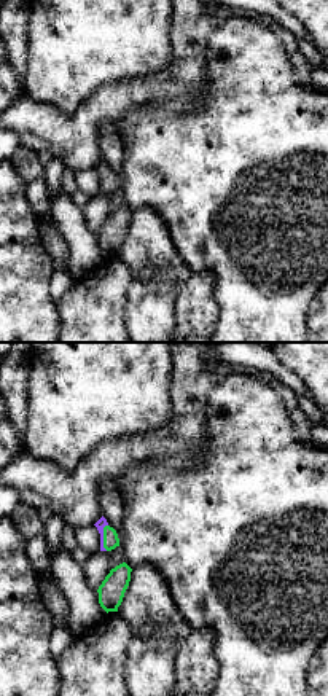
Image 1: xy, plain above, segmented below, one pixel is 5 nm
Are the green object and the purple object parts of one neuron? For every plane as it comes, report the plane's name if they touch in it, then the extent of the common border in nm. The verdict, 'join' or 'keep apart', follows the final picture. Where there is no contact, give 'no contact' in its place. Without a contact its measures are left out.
xy | 140 nm

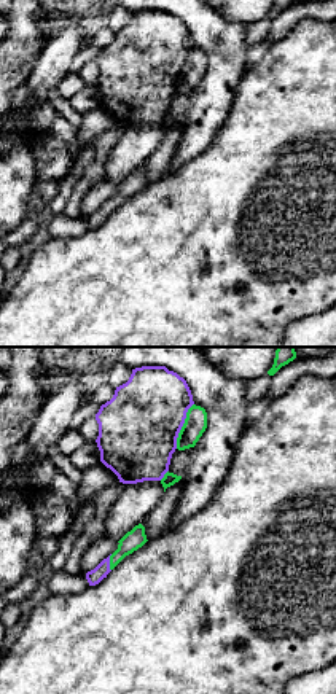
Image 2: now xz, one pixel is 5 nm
xz | 240 nm

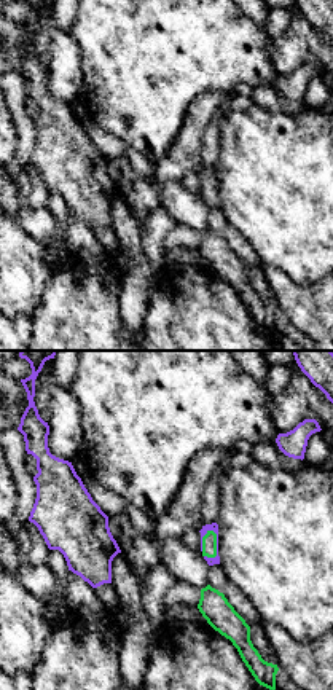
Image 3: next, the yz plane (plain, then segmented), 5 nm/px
yz | 160 nm

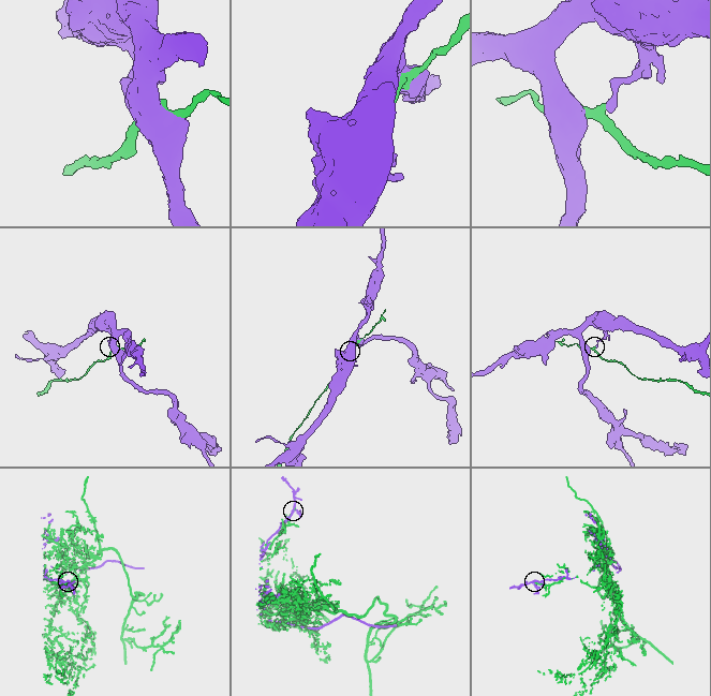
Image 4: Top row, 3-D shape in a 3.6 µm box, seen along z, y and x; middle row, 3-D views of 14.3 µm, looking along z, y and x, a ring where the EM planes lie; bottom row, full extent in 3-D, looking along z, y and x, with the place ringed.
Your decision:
keep apart

